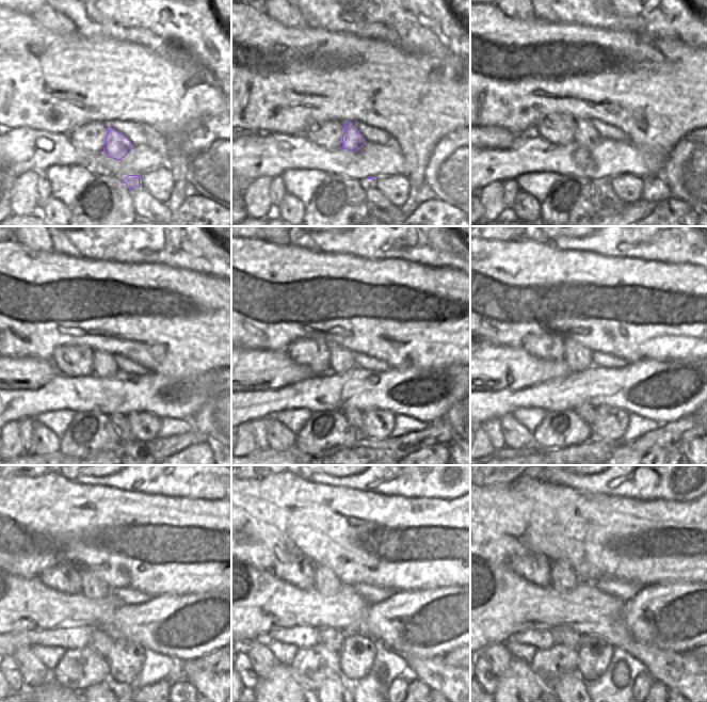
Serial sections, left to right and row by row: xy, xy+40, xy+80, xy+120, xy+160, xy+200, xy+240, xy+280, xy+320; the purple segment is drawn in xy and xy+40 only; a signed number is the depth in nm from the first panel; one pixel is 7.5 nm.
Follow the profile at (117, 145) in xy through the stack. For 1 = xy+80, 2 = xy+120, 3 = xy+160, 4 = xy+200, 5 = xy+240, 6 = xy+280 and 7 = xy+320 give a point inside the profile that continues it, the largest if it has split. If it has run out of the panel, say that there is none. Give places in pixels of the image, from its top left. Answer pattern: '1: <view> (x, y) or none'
1: xy+80 (585, 136)
2: xy+120 (103, 366)
3: xy+160 (341, 361)
4: xy+200 (577, 356)
5: xy+240 (93, 588)
6: xy+280 (326, 583)
7: xy+320 (563, 577)

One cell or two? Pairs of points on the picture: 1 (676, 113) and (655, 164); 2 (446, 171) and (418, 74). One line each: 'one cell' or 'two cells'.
1: one cell
2: two cells

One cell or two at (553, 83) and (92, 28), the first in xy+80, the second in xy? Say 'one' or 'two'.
two

